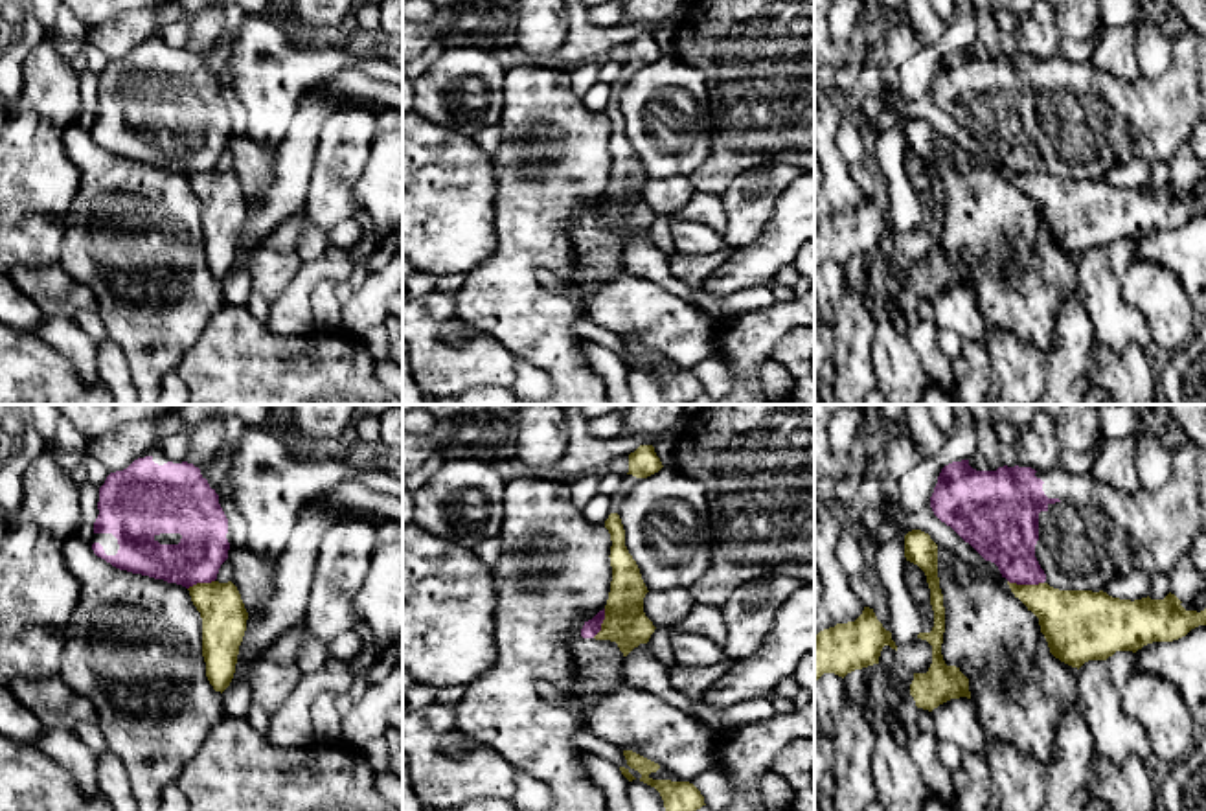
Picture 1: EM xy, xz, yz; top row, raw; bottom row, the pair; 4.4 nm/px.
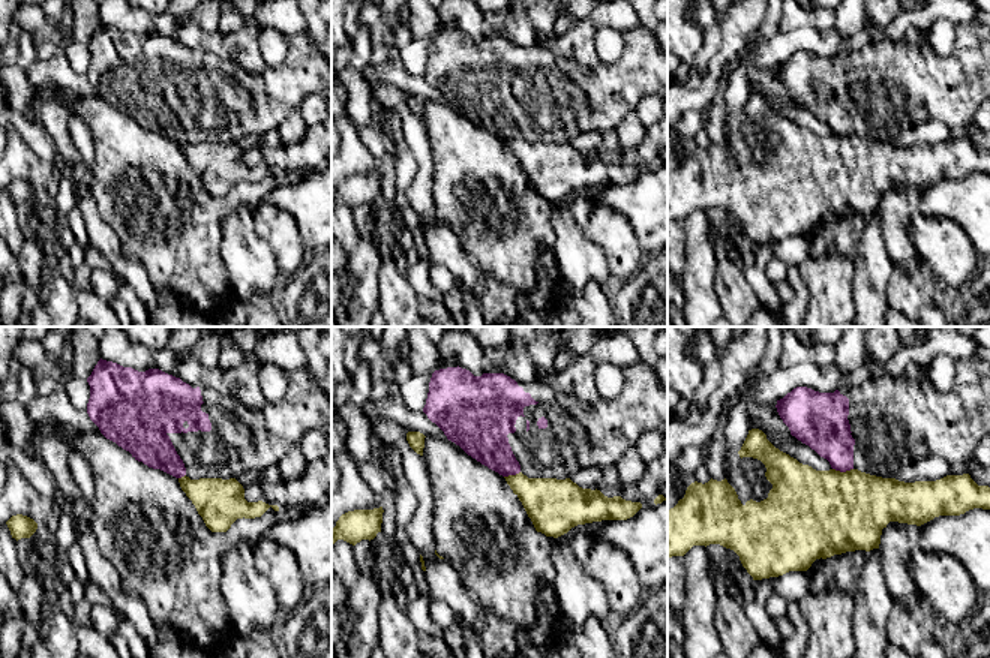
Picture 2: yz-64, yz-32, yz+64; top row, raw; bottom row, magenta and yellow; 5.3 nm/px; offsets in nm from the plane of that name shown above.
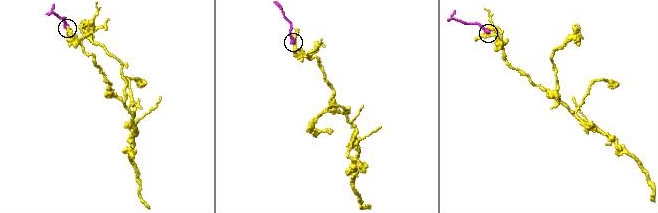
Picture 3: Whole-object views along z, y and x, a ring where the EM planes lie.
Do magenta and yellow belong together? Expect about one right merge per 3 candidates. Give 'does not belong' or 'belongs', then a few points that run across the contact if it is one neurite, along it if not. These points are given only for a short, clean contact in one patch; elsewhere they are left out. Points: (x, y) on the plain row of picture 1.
does not belong; line yz (1008, 168), (1043, 171)

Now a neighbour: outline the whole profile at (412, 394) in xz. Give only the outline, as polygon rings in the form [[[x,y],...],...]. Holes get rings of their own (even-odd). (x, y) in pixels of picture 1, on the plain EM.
[[[403,338],[403,405],[425,405],[423,392],[417,386],[408,362],[408,346]]]

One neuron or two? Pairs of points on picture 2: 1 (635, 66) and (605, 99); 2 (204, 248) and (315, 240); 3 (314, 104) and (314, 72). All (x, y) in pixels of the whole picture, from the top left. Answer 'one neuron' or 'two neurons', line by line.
1: one neuron
2: two neurons
3: two neurons

